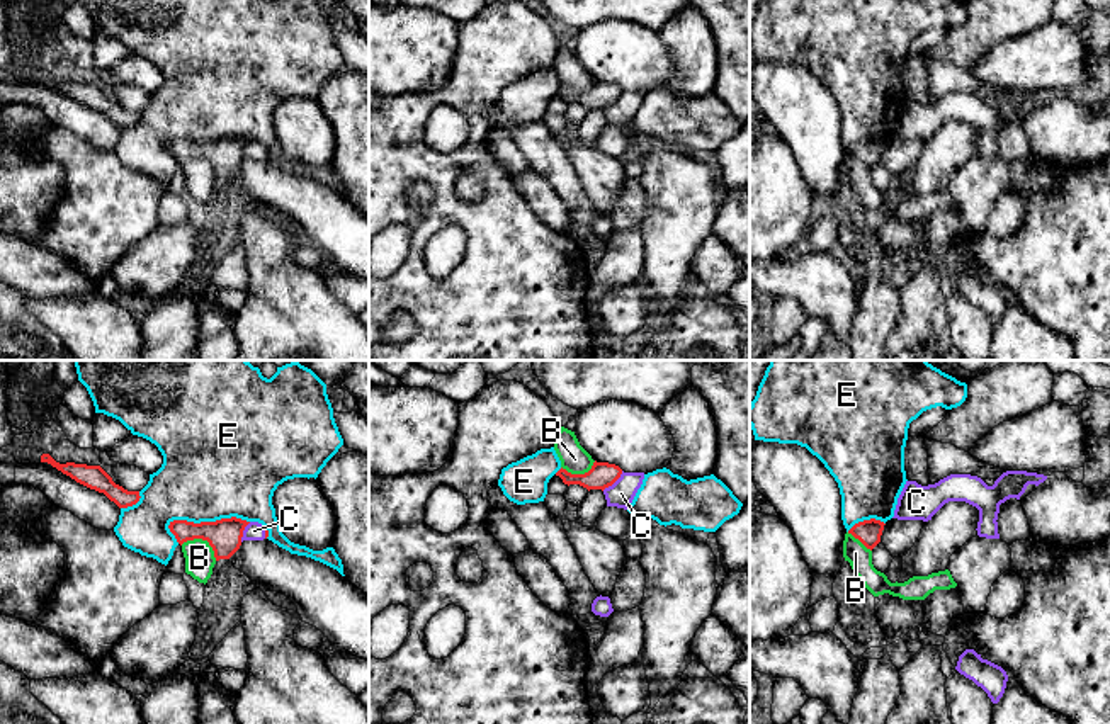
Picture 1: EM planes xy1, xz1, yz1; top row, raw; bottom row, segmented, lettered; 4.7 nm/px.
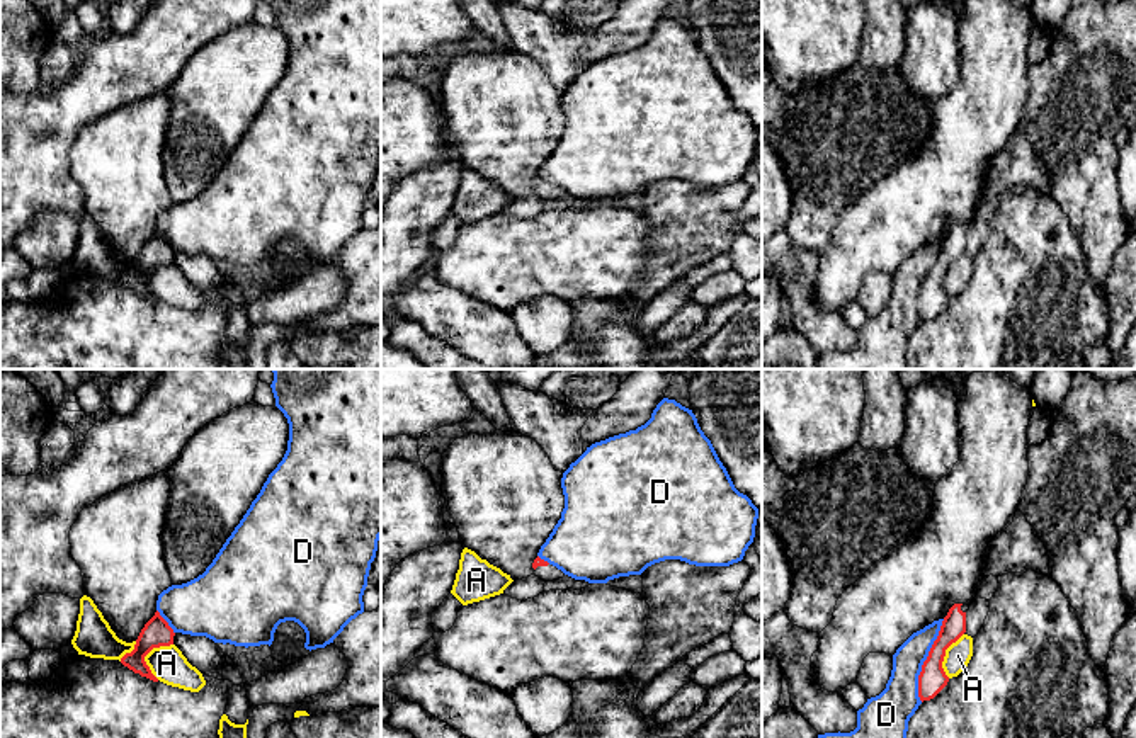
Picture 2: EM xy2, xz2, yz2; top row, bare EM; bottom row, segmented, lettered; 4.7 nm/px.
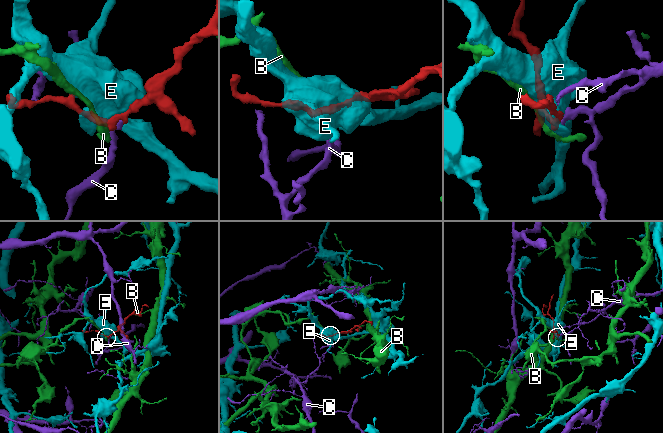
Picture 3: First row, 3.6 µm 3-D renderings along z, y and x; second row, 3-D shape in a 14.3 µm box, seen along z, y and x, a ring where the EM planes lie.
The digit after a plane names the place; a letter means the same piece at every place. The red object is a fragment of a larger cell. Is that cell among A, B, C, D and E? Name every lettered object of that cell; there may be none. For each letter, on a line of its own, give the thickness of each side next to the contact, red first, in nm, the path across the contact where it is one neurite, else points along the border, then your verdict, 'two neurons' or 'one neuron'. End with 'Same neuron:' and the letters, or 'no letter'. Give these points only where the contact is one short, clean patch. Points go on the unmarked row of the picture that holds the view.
A: 130/170 nm | two neurons
B: 160/140 nm | along xy1 (181, 164), (191, 158), (204, 158), (216, 179) | two neurons
C: 130/120 nm | along xz1 (622, 90), (602, 109) | two neurons
D: 140/180 nm | two neurons
E: 160/480 nm | two neurons
Same neuron: no letter

